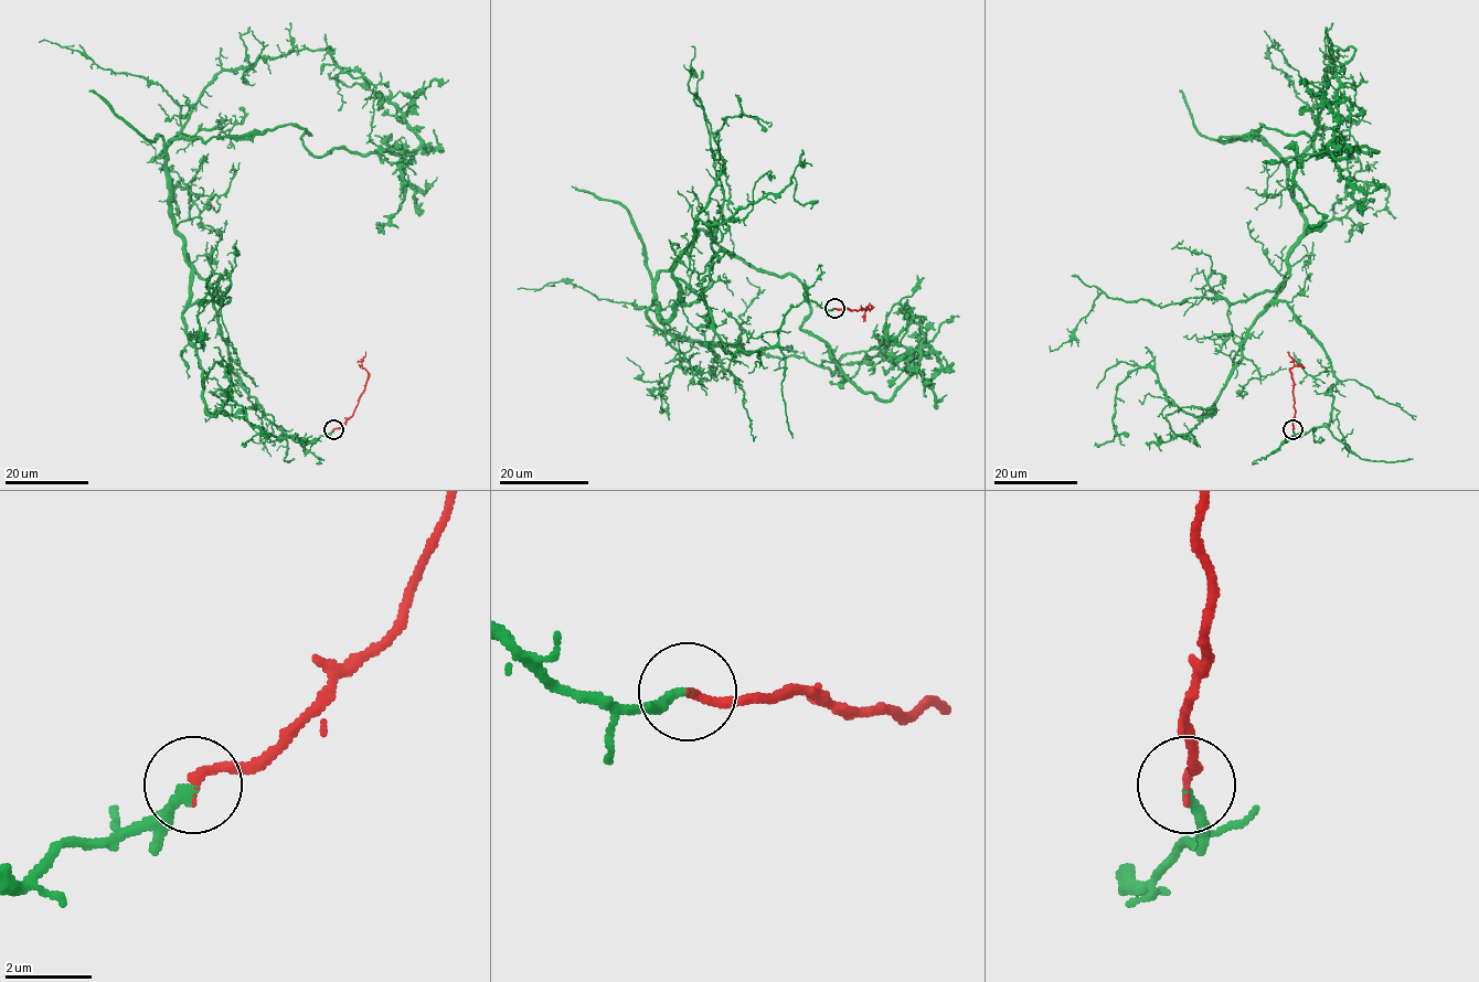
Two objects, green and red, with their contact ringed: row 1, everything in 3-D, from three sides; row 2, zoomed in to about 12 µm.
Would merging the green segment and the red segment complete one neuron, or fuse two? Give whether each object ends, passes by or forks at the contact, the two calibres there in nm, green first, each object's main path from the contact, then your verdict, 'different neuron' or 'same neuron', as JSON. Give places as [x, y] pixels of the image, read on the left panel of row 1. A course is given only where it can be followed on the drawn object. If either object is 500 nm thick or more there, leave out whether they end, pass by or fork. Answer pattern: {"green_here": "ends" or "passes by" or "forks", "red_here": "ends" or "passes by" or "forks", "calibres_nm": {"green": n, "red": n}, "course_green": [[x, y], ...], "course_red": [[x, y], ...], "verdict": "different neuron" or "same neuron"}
{"green_here": "ends", "red_here": "ends", "calibres_nm": {"green": 240, "red": 200}, "course_green": [[333, 430], [288, 437], [214, 305], [188, 305], [160, 152], [221, 72], [328, 46], [419, 141], [384, 234]], "course_red": [[333, 430], [353, 414], [364, 388], [368, 372], [361, 360], [365, 351]], "verdict": "same neuron"}

